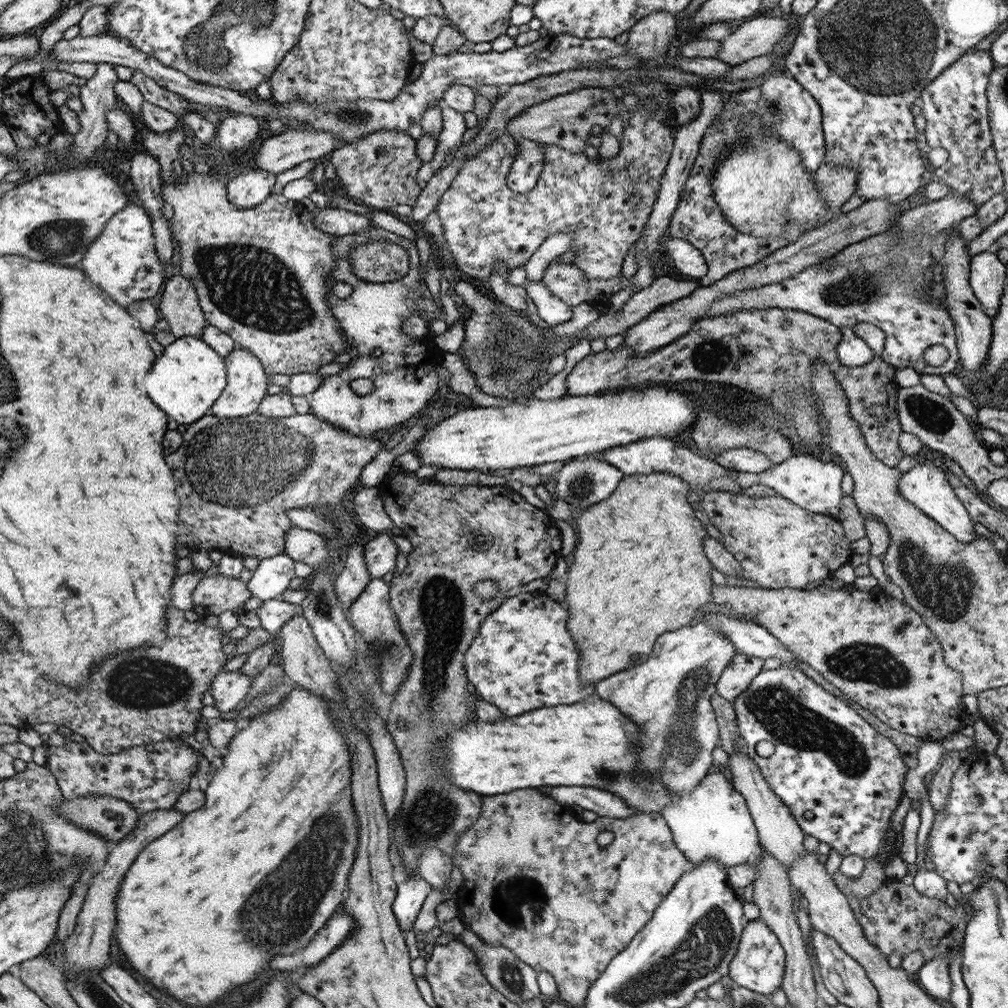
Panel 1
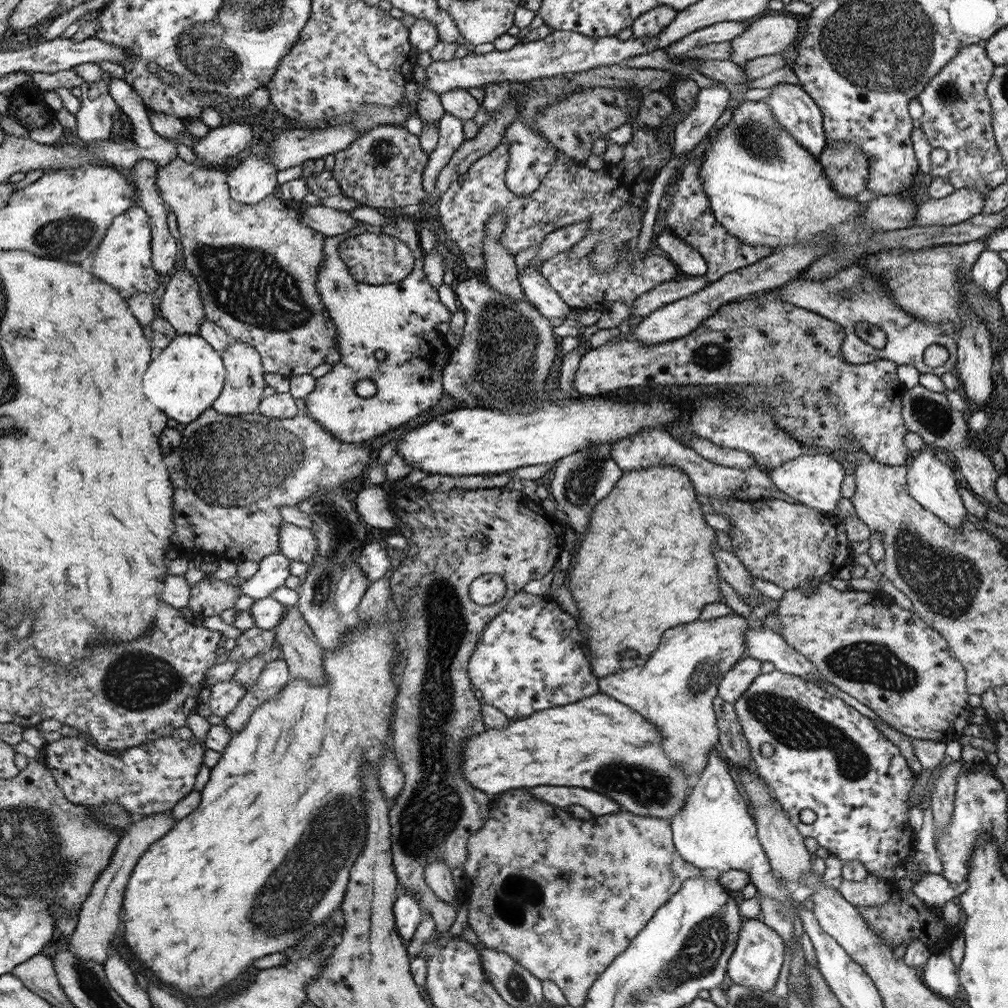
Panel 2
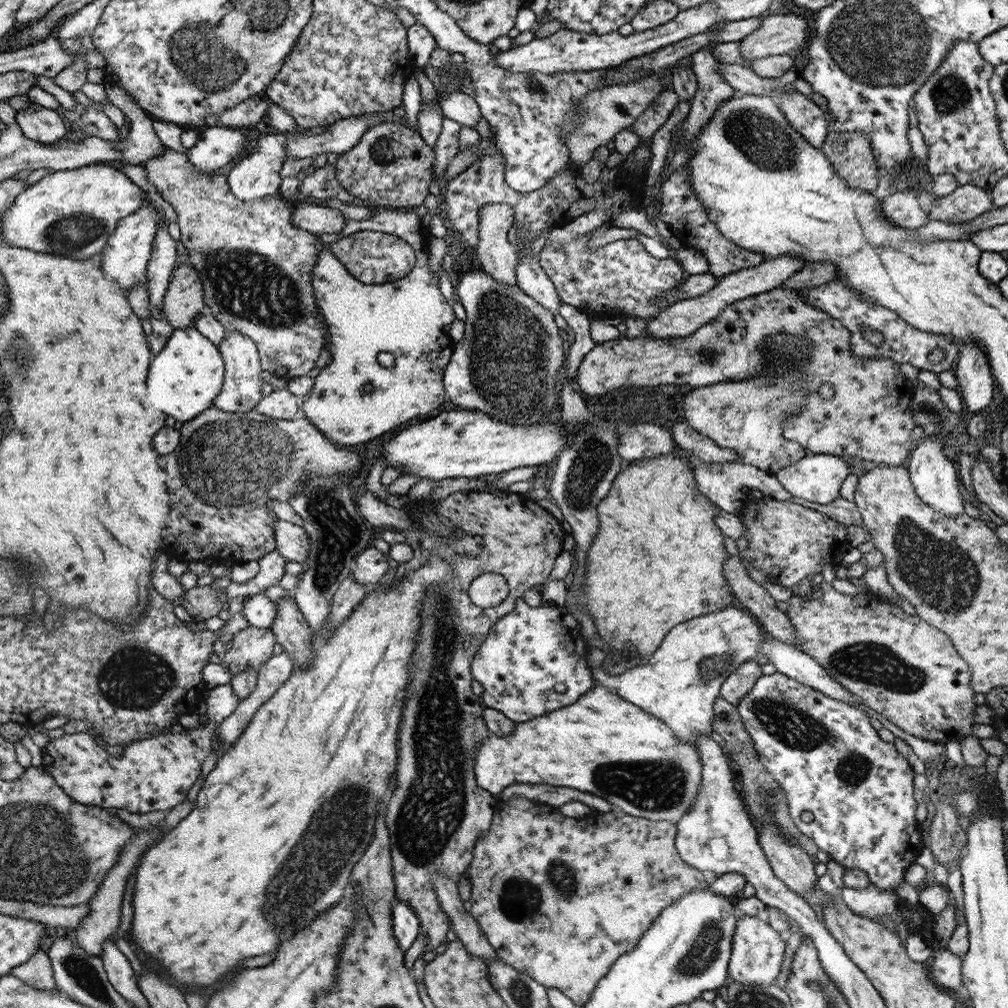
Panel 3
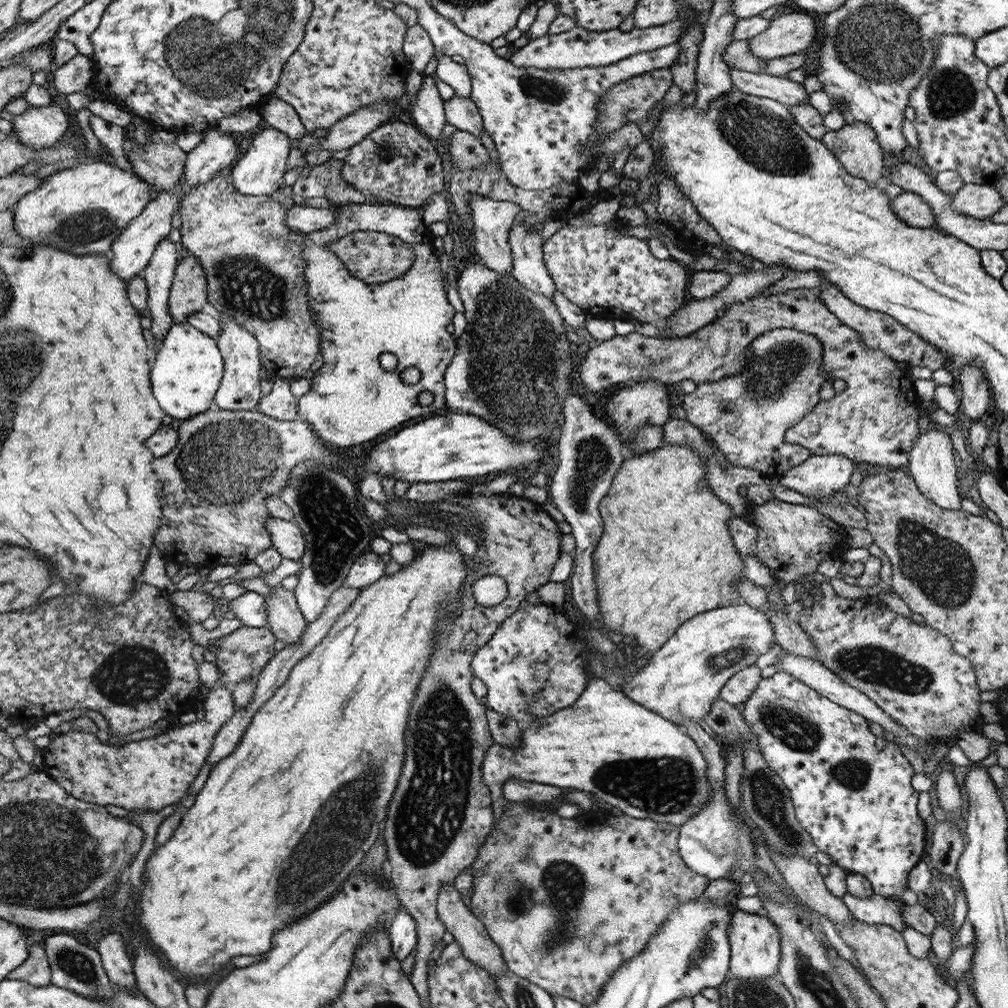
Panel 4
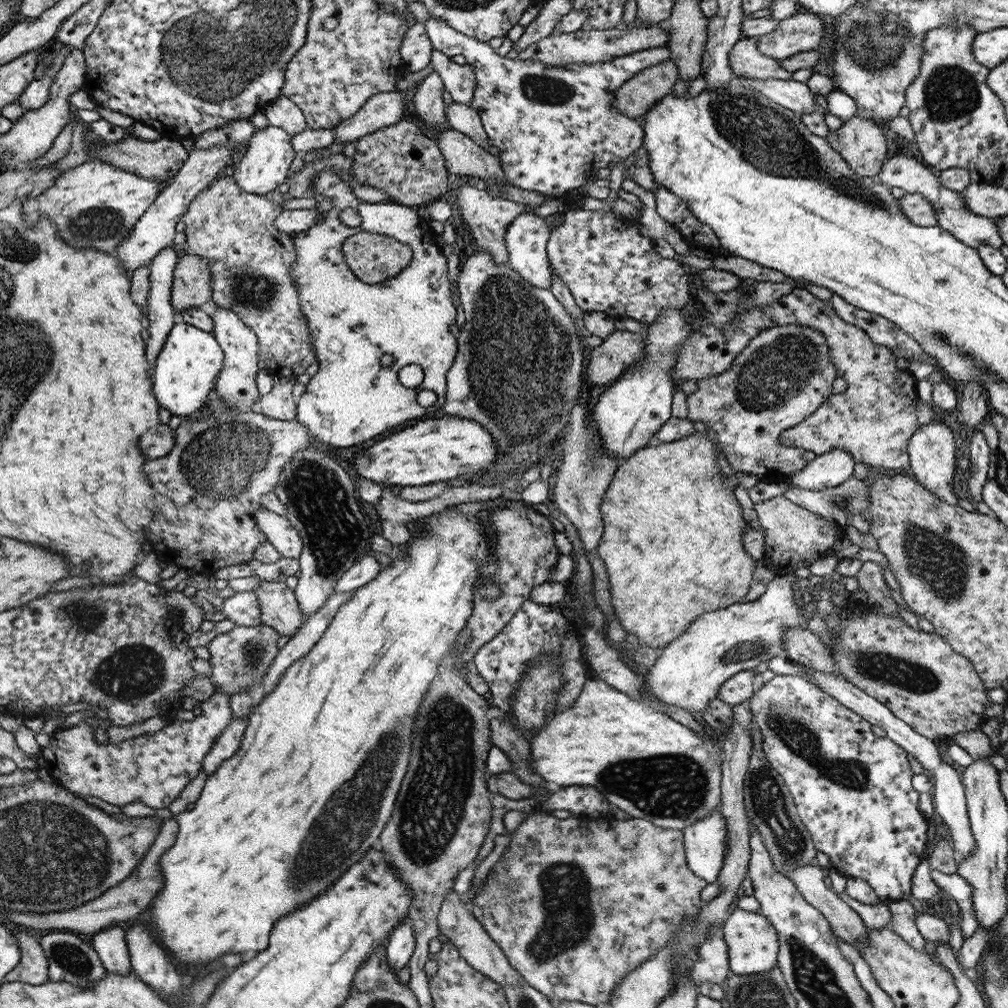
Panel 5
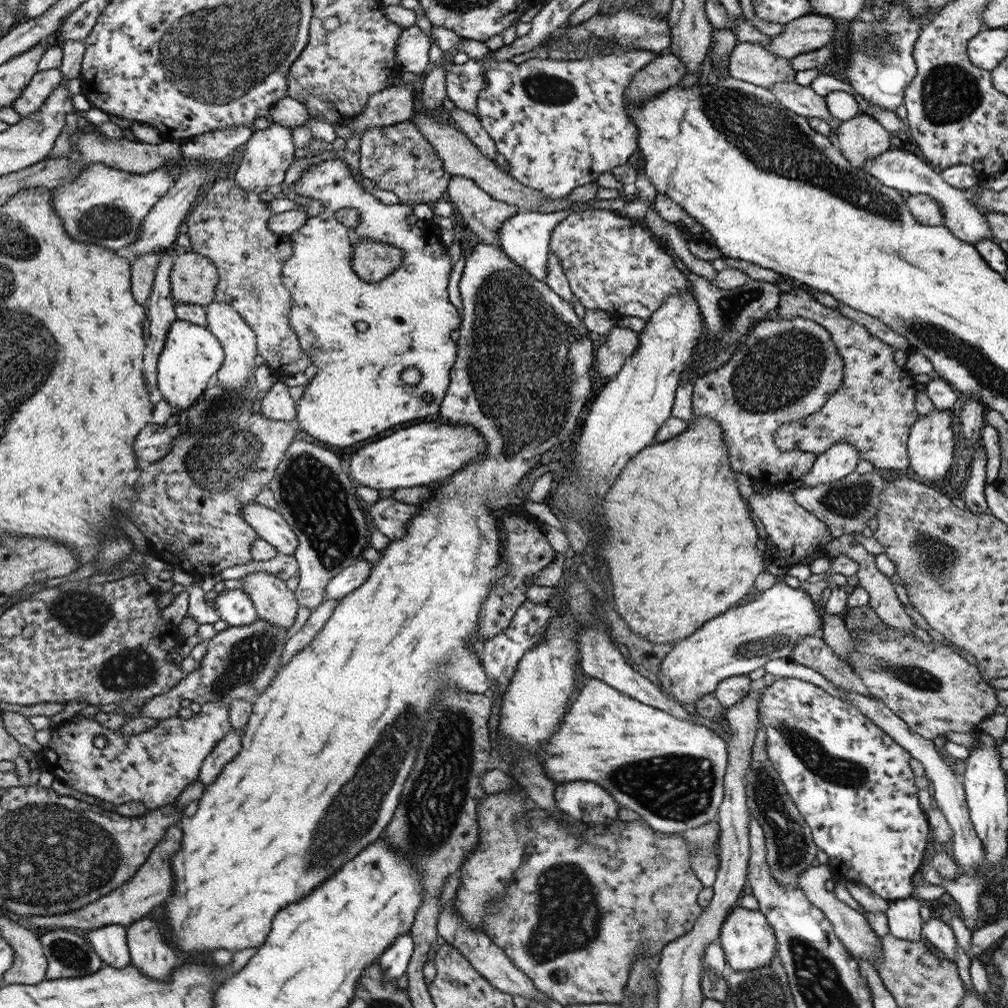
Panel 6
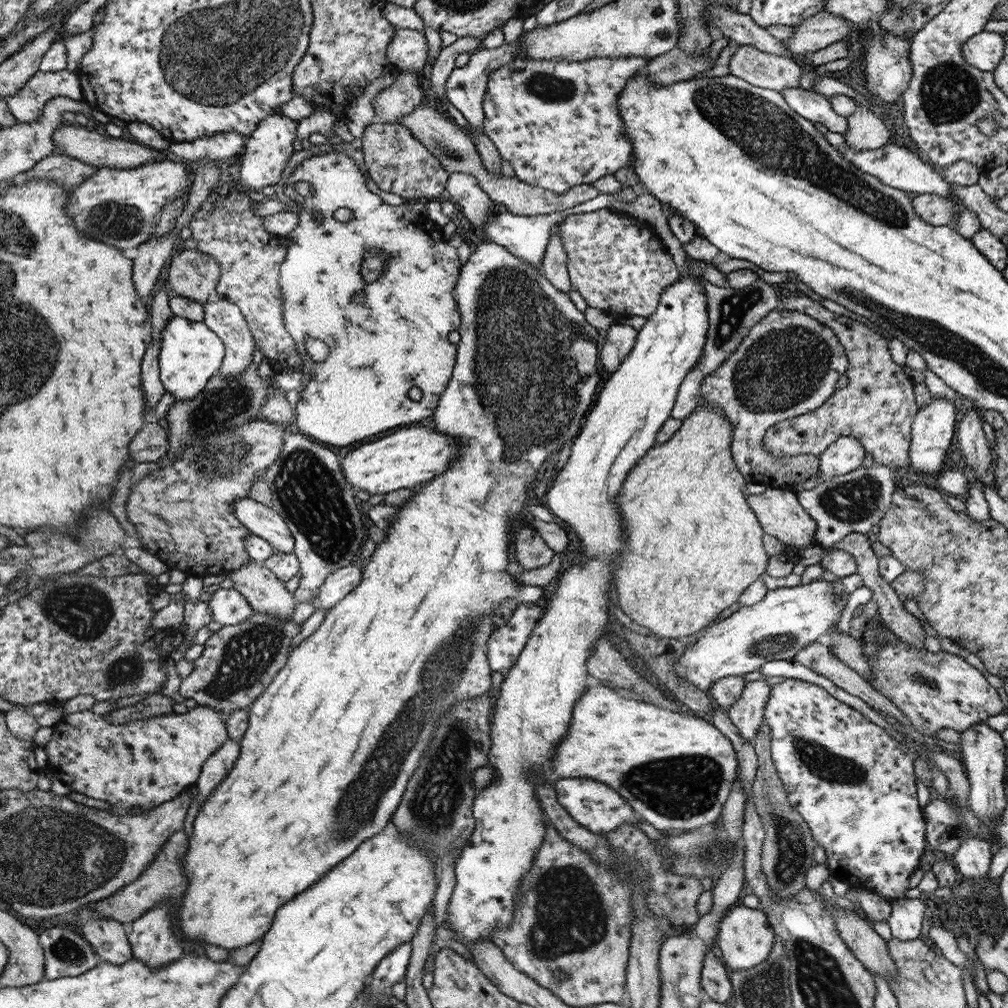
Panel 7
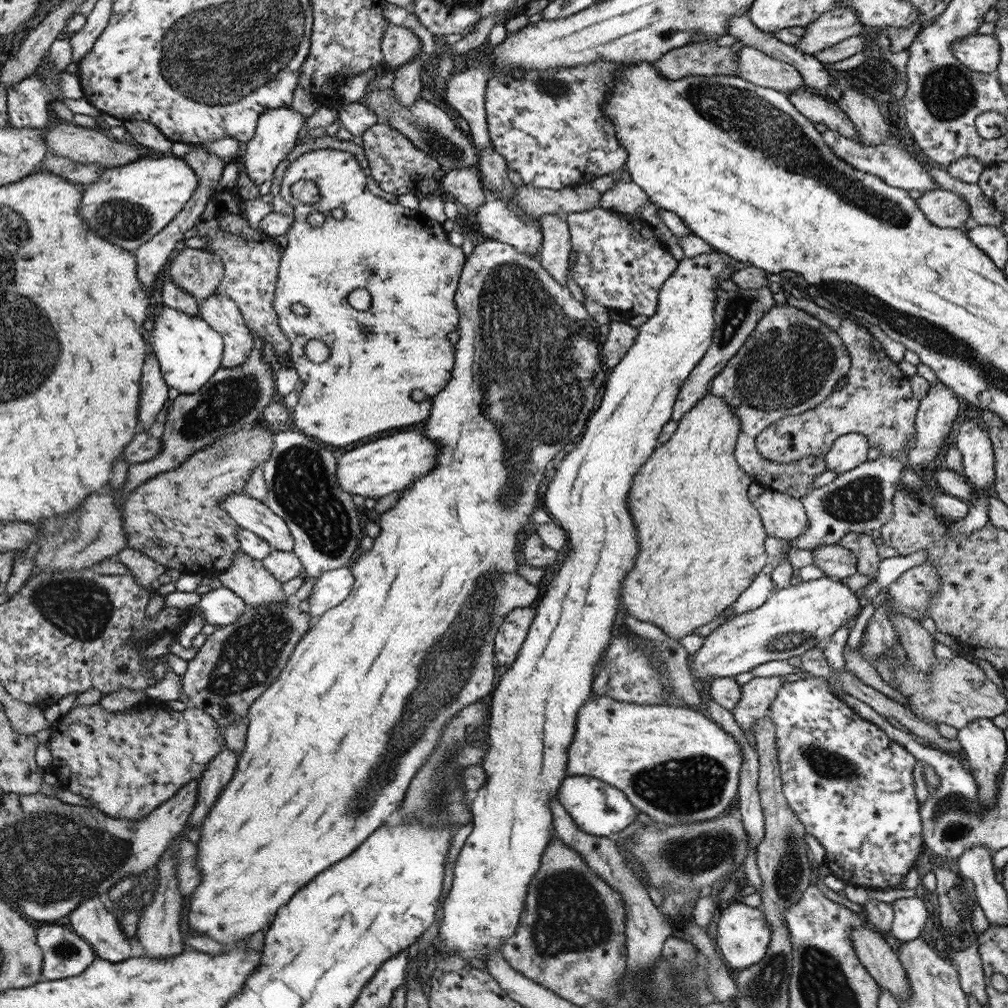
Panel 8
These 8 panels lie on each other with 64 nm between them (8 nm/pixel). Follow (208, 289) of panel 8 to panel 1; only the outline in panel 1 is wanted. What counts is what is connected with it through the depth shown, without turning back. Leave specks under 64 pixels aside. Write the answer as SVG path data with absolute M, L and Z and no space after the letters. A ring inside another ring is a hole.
M179 274L168 279L159 309L176 339L184 336L201 338L208 320L198 299L197 288L186 276Z

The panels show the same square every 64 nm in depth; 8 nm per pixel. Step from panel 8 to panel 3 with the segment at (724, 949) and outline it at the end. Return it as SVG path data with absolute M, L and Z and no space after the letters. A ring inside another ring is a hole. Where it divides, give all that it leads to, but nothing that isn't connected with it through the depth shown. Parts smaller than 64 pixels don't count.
M739 913L736 932L732 938L728 974L735 982L746 986L773 986L783 965L785 941L786 937L770 926L765 916L754 917Z

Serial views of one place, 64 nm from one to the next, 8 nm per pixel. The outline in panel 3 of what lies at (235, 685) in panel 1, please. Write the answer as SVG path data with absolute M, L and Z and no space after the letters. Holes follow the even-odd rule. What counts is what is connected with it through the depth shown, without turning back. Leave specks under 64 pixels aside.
M231 683L216 685L209 689L204 701L208 709L206 715L211 722L206 725L202 724L199 729L188 729L185 734L171 732L169 736L162 734L136 742L126 747L120 758L110 755L90 732L64 734L61 738L50 740L49 744L42 749L43 761L41 766L46 769L49 775L53 776L62 790L65 790L65 793L75 802L99 806L112 811L122 808L132 812L132 814L146 814L146 812L154 812L154 810L166 810L168 812L173 806L187 800L186 795L190 788L201 776L202 762L208 754L213 752L212 737L213 734L216 734L217 724L225 721L241 704L240 698L232 689Z

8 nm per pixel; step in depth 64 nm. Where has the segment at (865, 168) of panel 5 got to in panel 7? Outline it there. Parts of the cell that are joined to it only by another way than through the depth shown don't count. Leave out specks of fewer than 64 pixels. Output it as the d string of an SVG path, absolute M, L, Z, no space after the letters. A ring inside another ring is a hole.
M856 102L856 110L847 118L848 129L843 134L854 152L878 150L890 143L890 131L874 111Z

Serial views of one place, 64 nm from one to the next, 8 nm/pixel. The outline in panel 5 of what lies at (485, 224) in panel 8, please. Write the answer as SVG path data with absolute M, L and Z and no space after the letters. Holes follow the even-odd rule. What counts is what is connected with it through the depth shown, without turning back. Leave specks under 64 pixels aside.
M527 210L508 224L505 236L509 253L509 265L525 282L548 290L552 286L553 272L547 258L546 246L549 240L551 222L538 214Z

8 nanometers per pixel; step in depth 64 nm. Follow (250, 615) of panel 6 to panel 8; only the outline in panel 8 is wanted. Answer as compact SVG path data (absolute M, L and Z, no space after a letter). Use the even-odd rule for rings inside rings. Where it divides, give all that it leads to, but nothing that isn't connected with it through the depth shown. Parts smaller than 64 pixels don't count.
M223 586L202 594L200 602L194 608L205 618L206 624L217 624L221 627L238 621L246 613L248 603L241 595Z

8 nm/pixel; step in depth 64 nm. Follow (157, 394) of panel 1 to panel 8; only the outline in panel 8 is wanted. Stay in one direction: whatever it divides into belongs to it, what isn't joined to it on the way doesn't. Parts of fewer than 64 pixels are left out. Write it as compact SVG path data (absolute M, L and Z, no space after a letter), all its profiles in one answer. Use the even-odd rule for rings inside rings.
M158 307L158 314L150 325L152 328L152 352L158 357L164 382L170 388L176 388L179 394L194 394L210 381L221 369L222 344L221 334L214 330L200 316L190 316L186 312Z

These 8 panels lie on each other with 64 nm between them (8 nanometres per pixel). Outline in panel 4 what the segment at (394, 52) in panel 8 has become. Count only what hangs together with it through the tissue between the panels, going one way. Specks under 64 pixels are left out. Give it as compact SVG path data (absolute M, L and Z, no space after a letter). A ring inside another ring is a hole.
M418 23L412 28L407 28L402 50L406 55L410 70L415 70L421 74L436 53L432 39L429 38L427 31Z

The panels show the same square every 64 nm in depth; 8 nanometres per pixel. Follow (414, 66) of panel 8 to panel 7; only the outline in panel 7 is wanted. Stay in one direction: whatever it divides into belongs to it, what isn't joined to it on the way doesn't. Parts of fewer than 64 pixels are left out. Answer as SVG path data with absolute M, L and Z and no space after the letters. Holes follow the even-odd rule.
M400 70L395 81L372 99L376 122L396 123L400 116L410 114L421 104L422 91L417 72Z

